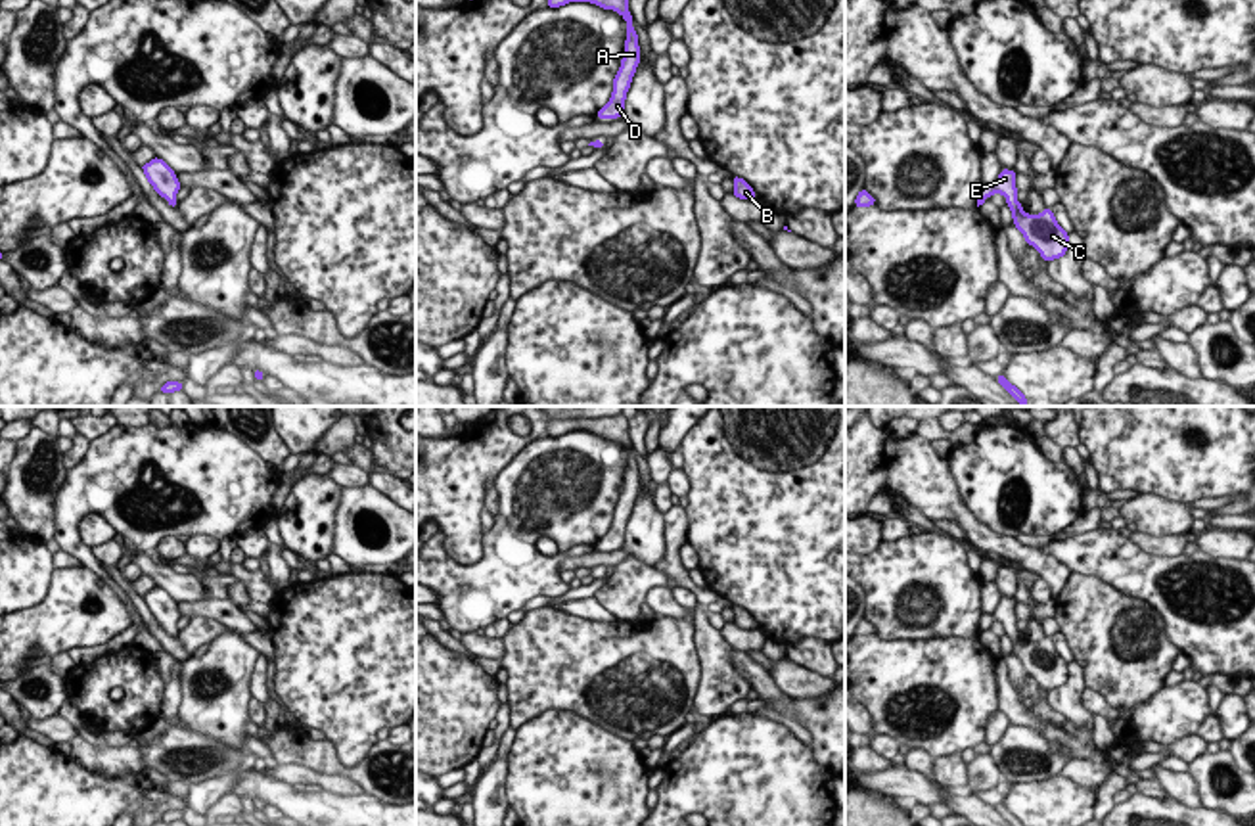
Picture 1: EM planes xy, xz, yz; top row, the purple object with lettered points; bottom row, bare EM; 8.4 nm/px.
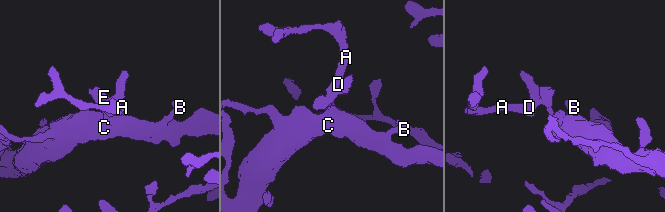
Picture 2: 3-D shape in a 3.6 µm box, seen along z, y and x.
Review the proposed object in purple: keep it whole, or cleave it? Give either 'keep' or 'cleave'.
keep

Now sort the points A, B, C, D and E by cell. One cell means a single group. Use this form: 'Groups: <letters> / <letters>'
Groups: A B C D E

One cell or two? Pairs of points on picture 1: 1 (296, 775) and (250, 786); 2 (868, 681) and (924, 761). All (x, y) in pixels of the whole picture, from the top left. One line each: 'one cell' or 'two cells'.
1: two cells
2: two cells

